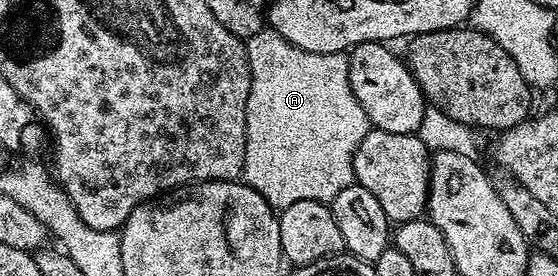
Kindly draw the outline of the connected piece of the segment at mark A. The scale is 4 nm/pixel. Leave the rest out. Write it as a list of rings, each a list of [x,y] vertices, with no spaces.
[[[270,27],[259,29],[254,36],[247,38],[246,48],[250,63],[250,99],[246,99],[246,159],[242,174],[244,184],[258,191],[258,195],[262,195],[262,199],[266,199],[266,203],[277,211],[290,207],[290,203],[298,203],[302,199],[331,203],[338,195],[338,191],[346,191],[346,187],[354,184],[356,180],[354,155],[358,151],[358,143],[366,139],[370,128],[366,111],[362,111],[362,103],[354,99],[354,91],[350,87],[350,67],[347,56],[343,53],[302,51],[302,47],[294,47]]]

